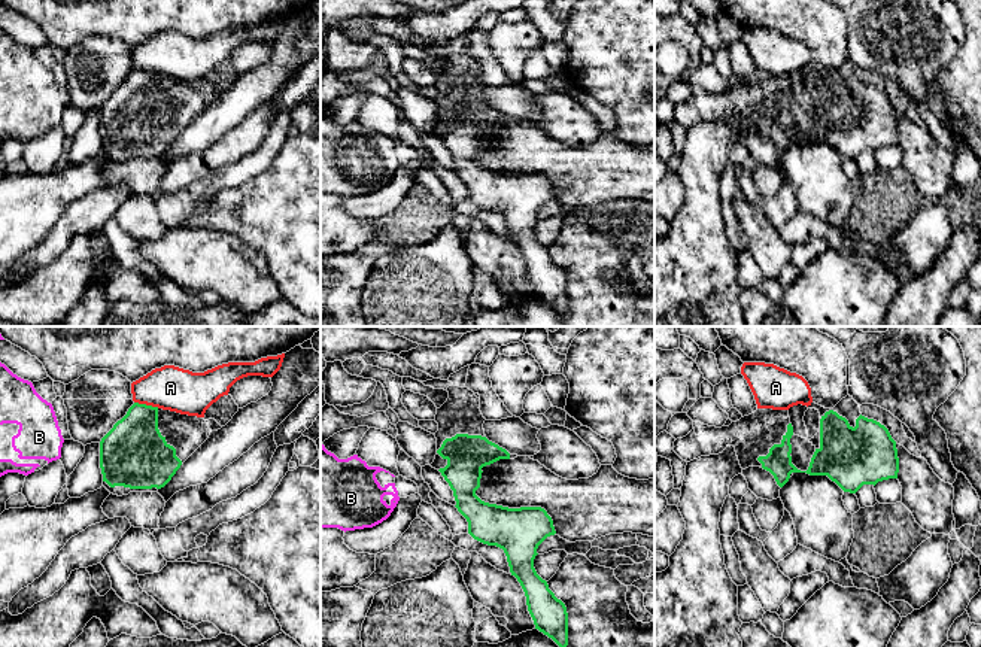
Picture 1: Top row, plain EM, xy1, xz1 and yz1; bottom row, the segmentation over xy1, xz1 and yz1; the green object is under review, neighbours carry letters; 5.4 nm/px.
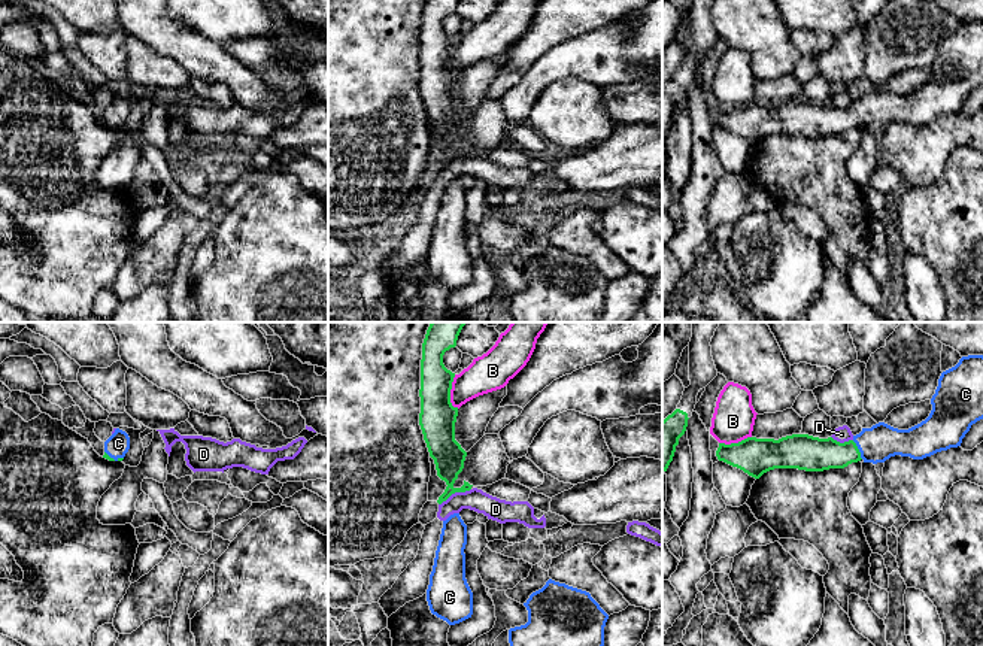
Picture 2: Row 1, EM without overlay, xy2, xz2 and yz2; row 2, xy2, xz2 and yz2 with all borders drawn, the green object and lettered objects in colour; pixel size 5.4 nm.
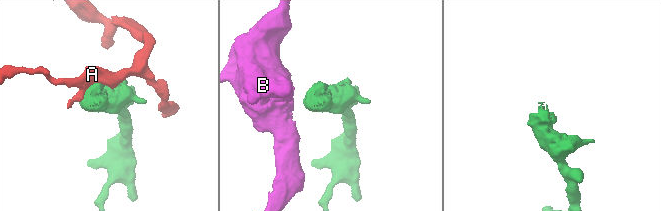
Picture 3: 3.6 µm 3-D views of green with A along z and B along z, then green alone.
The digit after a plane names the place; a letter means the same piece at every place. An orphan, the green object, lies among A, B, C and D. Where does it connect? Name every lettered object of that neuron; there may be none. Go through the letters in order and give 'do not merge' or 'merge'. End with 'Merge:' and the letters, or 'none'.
A: do not merge
B: do not merge
C: merge
D: do not merge
Merge: C

